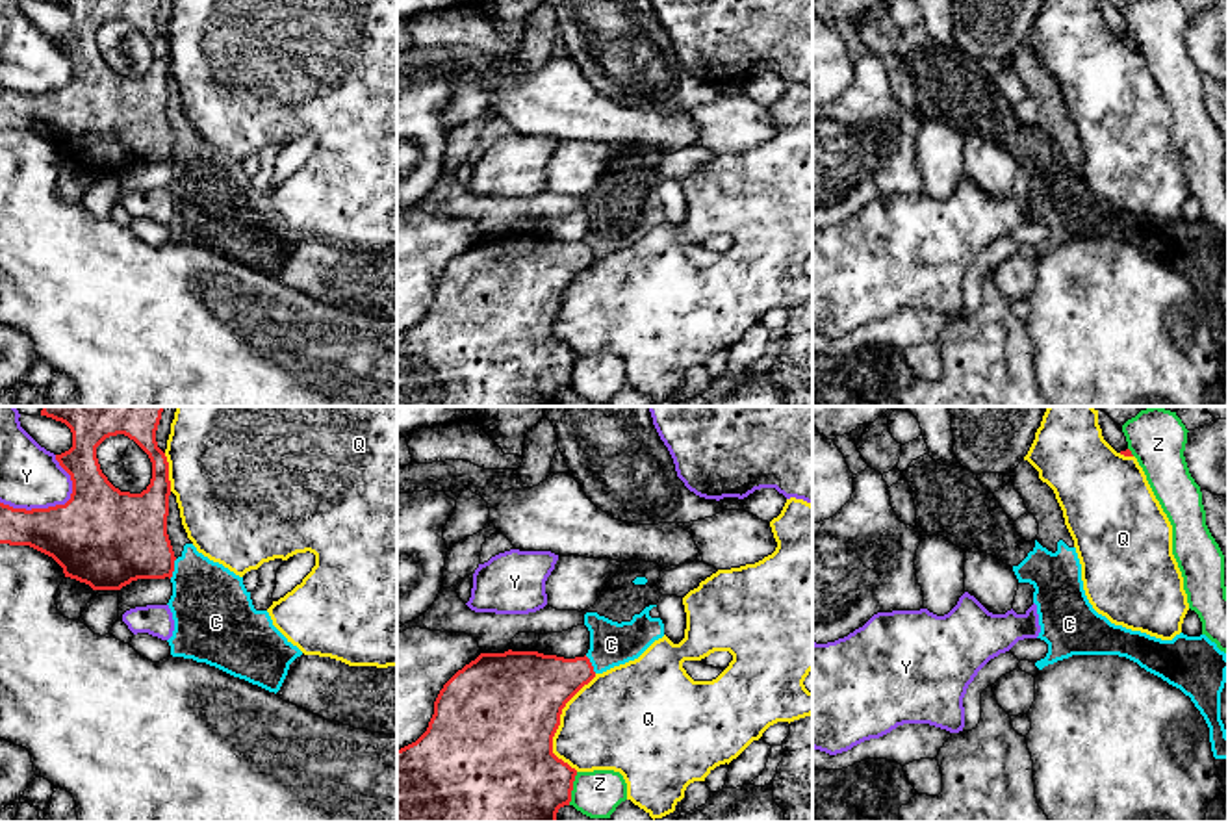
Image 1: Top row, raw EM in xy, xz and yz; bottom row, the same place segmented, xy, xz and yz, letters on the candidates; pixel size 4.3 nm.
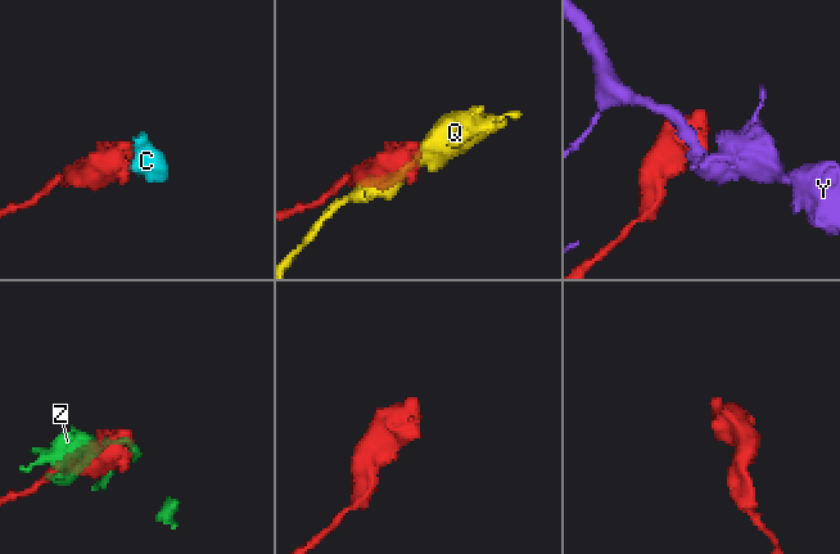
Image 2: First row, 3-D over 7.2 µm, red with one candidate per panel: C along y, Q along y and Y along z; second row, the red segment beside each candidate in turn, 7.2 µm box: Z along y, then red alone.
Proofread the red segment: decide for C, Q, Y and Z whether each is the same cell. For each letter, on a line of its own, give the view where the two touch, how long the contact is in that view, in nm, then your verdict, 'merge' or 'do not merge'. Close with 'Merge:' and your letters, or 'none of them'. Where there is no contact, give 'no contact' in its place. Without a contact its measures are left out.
C: contact in xy; length 90 nm; do not merge
Q: contact in xz; length 440 nm; do not merge
Y: contact in xy; length 340 nm; do not merge
Z: contact in xz; length 150 nm; do not merge
Merge: none of them

